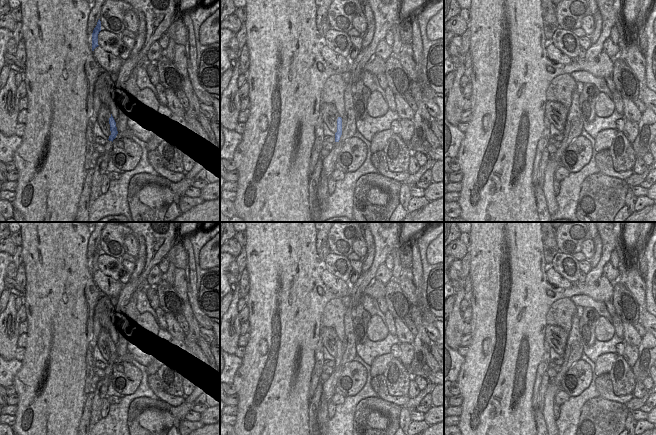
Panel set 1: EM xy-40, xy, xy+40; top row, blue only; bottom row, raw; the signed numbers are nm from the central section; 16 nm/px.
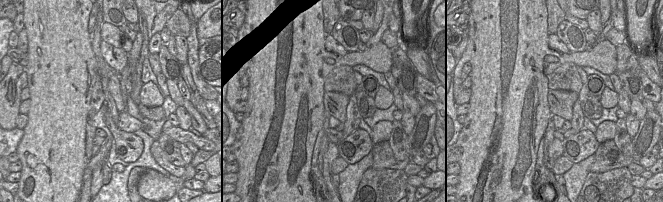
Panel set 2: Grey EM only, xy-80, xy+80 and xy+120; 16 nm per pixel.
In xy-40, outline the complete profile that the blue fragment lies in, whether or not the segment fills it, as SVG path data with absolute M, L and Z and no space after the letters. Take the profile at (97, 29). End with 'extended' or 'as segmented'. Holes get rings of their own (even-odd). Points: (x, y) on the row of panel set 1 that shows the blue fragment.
M99 19L92 33L92 51L94 51L94 49L99 46L98 45L98 34L100 31L101 31L101 21Z | as segmented

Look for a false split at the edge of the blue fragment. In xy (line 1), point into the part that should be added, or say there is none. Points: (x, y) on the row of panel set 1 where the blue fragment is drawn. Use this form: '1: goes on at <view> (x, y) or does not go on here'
1: does not go on here

